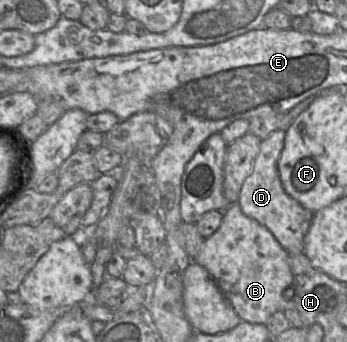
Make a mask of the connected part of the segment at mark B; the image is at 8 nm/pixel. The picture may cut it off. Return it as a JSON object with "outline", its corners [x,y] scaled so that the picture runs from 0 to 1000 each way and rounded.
{"outline":[[[671,594],[646,614],[631,667],[588,702],[571,746],[553,763],[602,795],[695,939],[764,947],[784,918],[836,898],[836,877],[818,865],[824,845],[847,842],[833,746],[772,667],[709,632],[695,605]]]}

